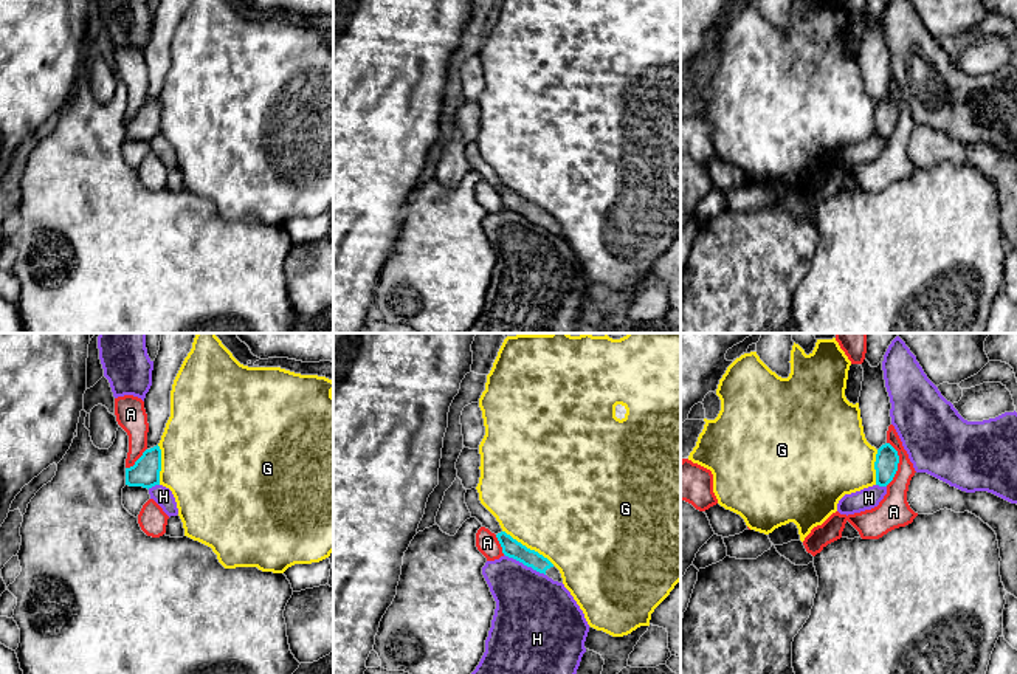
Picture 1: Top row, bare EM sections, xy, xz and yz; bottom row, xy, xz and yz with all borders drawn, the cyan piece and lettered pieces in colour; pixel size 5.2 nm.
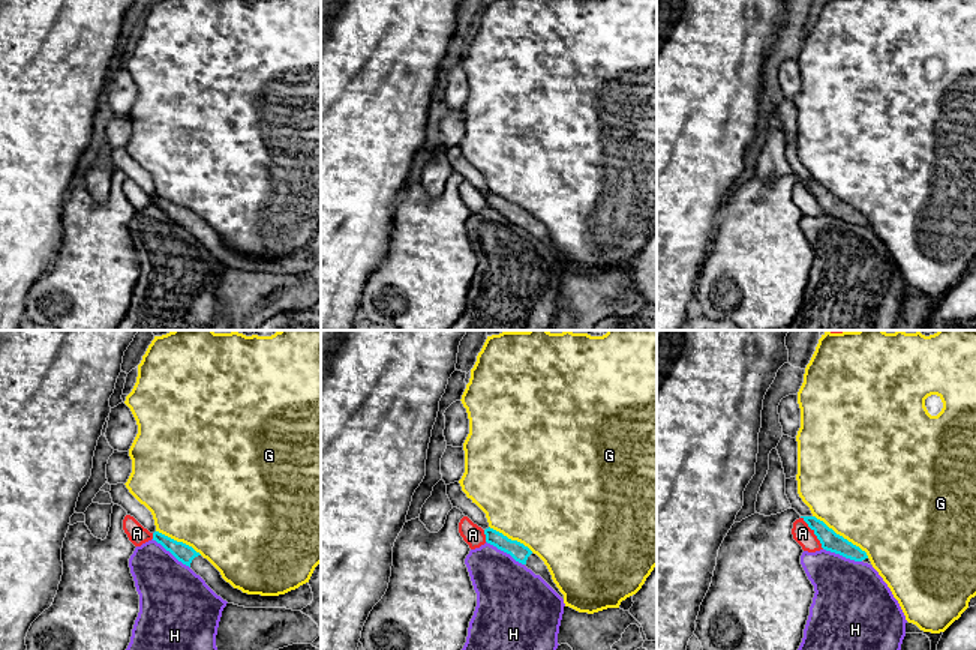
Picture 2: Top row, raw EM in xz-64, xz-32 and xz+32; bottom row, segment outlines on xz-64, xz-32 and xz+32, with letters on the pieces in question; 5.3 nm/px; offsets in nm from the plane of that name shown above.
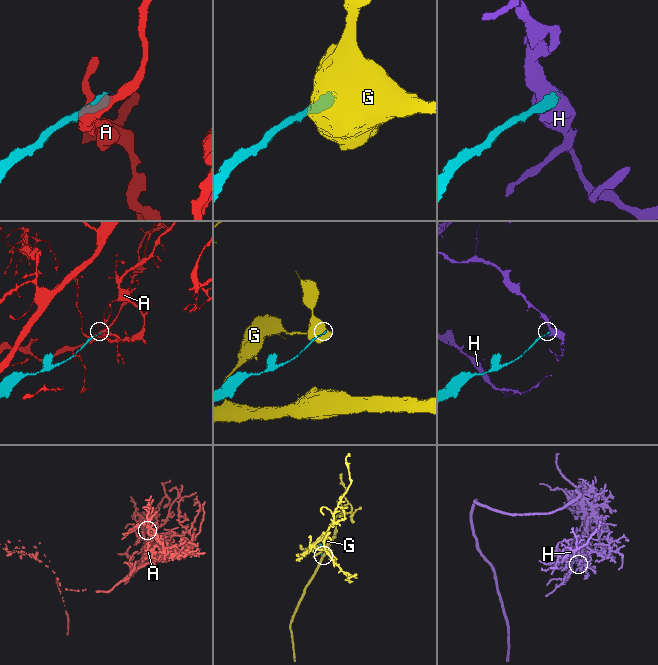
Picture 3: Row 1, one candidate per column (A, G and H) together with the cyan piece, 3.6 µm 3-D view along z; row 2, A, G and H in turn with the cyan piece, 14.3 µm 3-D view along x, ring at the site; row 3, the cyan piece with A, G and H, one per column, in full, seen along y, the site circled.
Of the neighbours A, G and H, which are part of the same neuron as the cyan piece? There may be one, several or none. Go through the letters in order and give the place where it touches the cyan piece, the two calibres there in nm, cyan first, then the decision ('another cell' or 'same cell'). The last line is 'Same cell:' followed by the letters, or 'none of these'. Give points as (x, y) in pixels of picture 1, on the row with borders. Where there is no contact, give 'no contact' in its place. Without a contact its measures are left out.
A: meets cyan in yz at (898, 462); 120 nm thick on the cyan side, 170 nm on the other; another cell
G: meets cyan in xz at (529, 549); 100 nm thick on the cyan side, 480 nm on the other; another cell
H: meets cyan in xz at (524, 564); 100 nm thick on the cyan side, 380 nm on the other; another cell
Same cell: none of these

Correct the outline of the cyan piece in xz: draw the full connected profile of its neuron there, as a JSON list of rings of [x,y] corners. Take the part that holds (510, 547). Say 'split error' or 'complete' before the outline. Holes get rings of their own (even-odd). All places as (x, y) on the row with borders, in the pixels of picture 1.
split error; [[[505,531],[498,533],[496,538],[505,556],[513,558],[522,562],[524,566],[547,575],[553,581],[563,583],[560,570],[547,558],[544,558],[535,550],[527,548]]]

